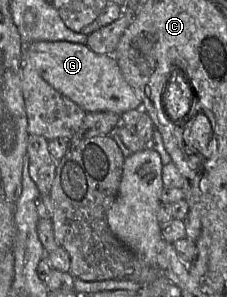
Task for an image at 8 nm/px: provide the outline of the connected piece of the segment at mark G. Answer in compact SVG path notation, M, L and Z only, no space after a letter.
M37 41L25 45L40 76L55 90L78 104L86 112L124 112L141 109L141 101L124 79L116 59L98 54L86 44L68 41Z

